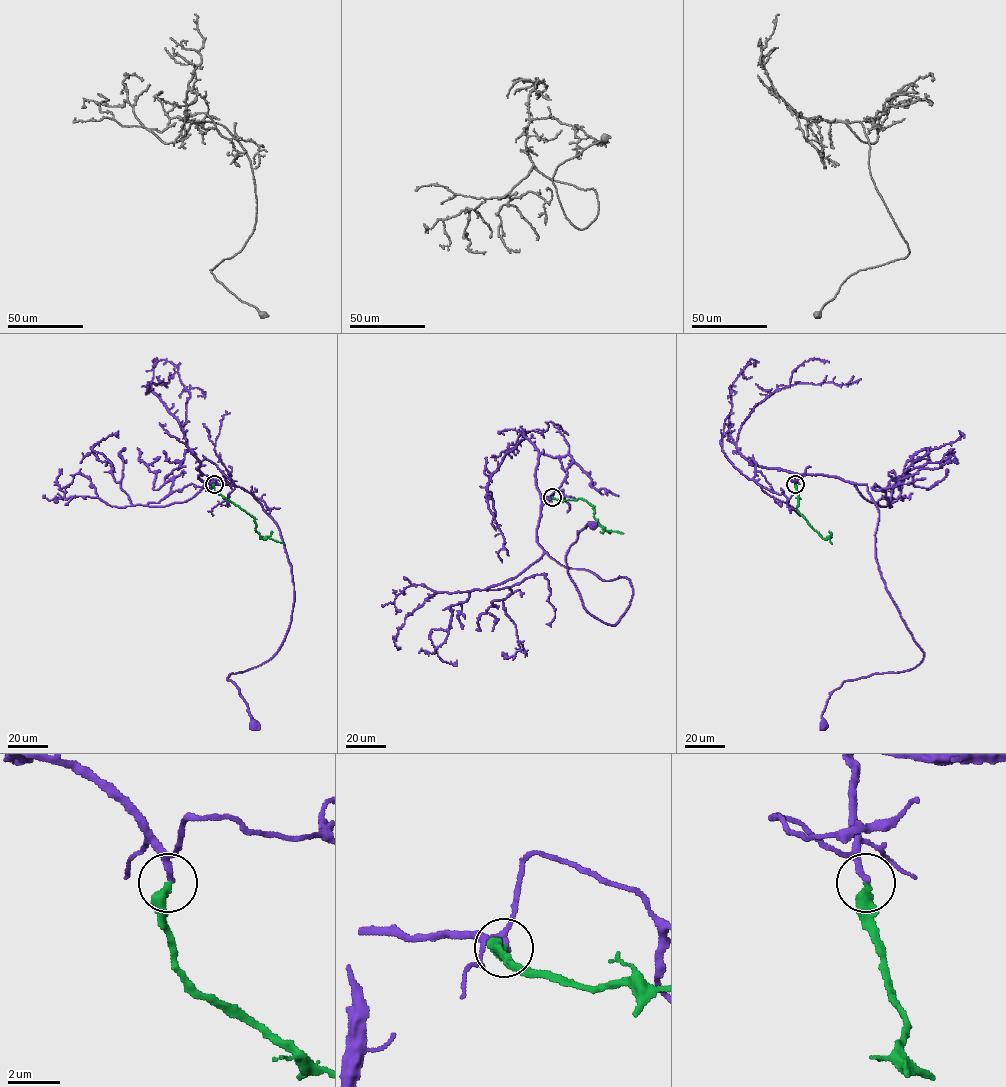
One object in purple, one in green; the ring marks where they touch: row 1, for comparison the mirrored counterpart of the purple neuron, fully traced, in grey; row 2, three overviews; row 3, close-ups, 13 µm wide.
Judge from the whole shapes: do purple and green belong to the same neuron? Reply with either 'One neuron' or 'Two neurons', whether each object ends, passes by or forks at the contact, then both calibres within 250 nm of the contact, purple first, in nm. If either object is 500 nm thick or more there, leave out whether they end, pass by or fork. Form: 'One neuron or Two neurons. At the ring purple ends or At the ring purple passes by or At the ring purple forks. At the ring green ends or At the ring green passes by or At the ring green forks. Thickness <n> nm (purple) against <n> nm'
One neuron. At the ring purple passes by. At the ring green ends. Thickness 180 nm (purple) against 400 nm

